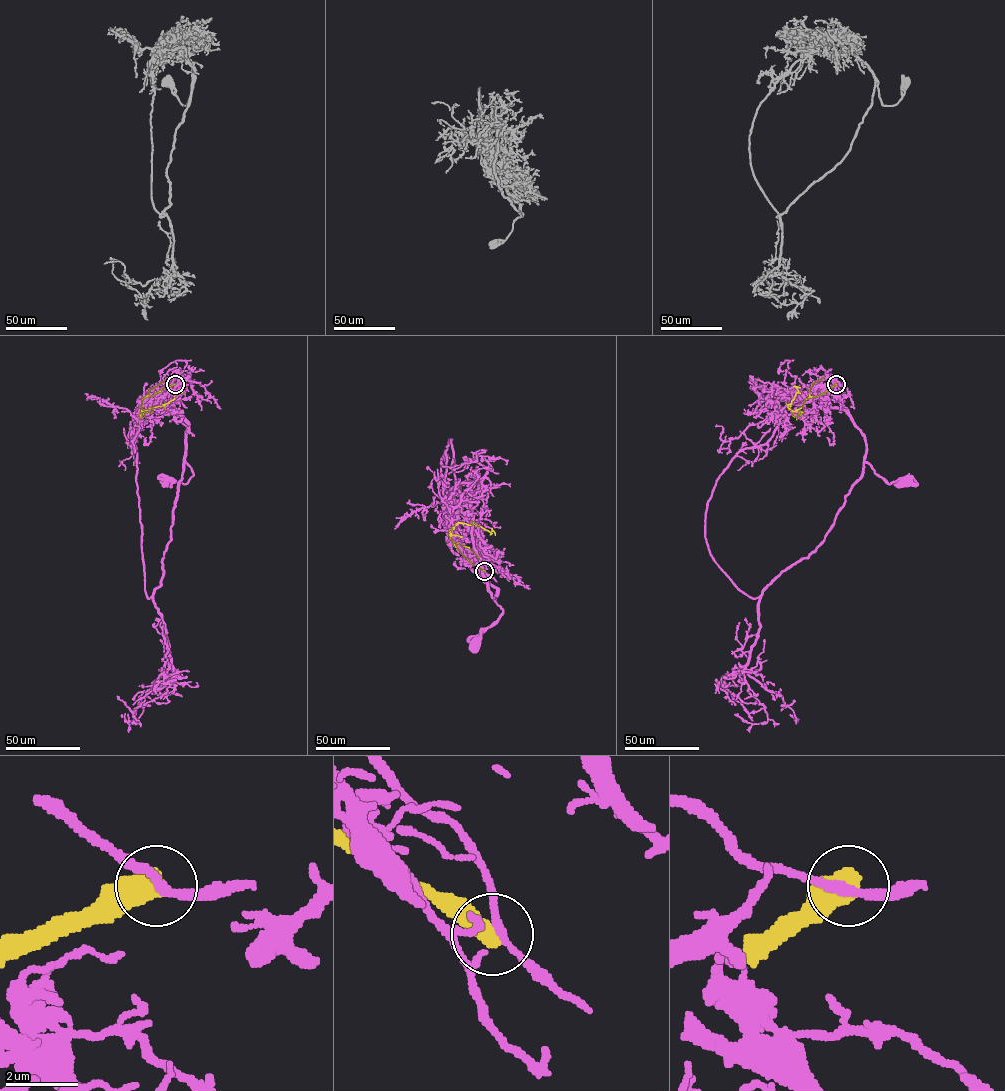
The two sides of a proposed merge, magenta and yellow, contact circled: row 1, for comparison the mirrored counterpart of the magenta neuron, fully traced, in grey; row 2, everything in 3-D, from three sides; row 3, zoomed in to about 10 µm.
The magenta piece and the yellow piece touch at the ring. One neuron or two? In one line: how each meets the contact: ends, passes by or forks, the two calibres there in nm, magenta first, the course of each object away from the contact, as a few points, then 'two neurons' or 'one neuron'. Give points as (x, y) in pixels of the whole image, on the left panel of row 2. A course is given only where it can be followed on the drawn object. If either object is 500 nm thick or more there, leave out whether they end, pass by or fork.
220 nm thick on the magenta side, 650 nm on the other; magenta runs (175, 384), (169, 380), (162, 383), (187, 424), (183, 461), (193, 475), (186, 483), (167, 484); yellow runs (175, 384), (143, 398), (141, 410), (165, 404), (186, 388); two neurons

